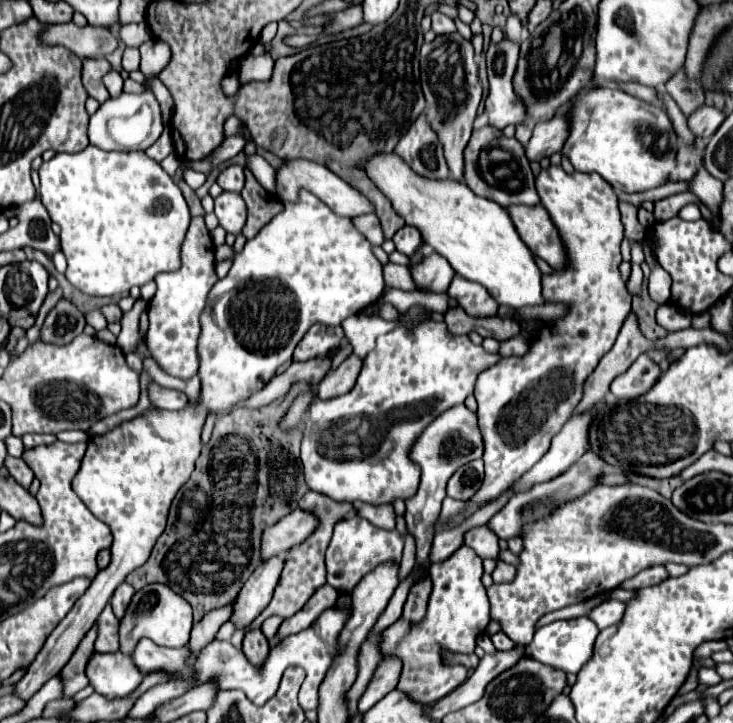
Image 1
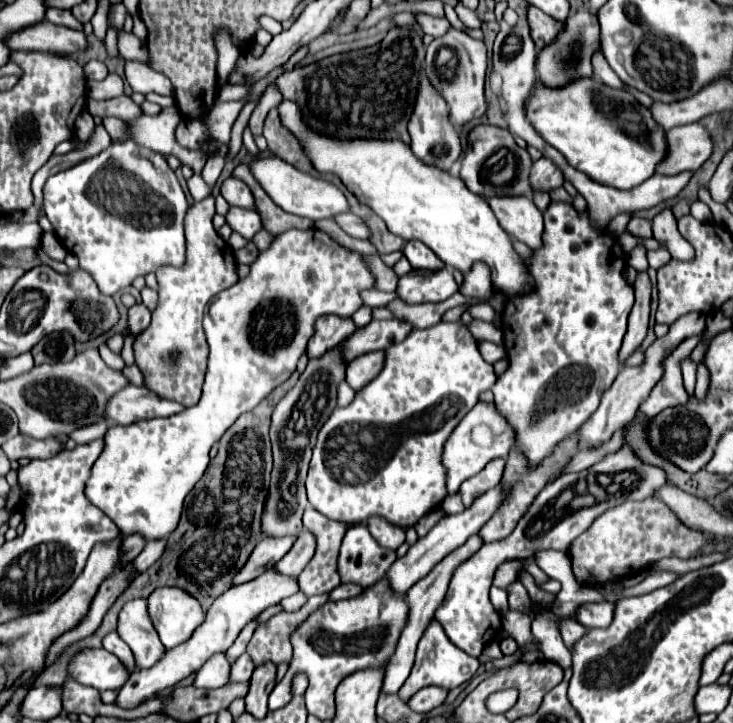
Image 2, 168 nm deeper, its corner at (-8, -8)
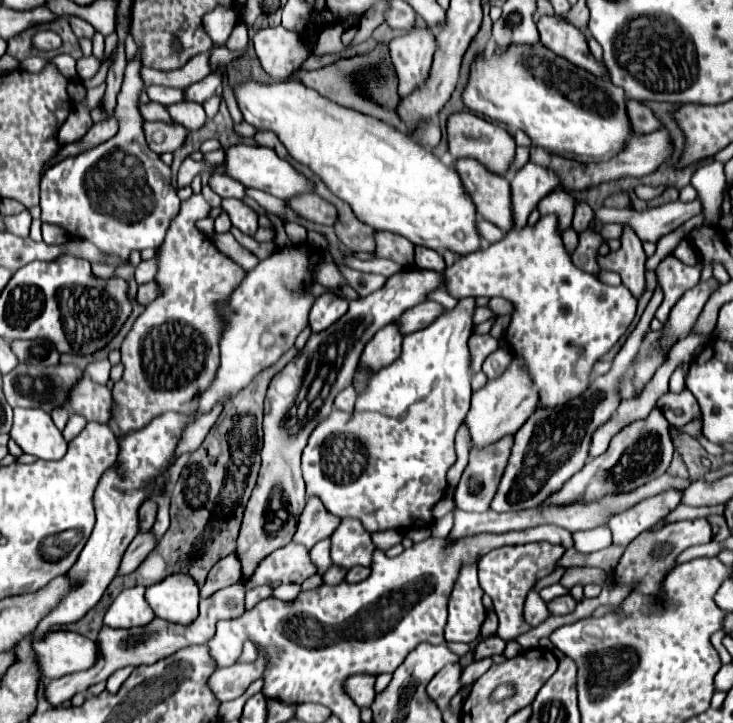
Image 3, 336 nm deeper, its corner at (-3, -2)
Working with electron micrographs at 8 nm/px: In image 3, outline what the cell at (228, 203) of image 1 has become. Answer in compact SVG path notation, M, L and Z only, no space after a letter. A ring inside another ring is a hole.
M236 198L222 200L222 208L228 212L232 226L236 226L240 232L248 236L254 236L254 232L258 230L258 212L254 208Z

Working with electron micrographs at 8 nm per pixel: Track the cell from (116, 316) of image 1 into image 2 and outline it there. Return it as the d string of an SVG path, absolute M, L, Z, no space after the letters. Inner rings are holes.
M135 304L129 308L129 330L131 334L143 332L151 322L151 312L147 310L145 304Z

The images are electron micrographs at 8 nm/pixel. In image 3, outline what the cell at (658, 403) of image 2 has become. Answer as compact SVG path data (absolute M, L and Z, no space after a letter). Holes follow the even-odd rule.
M684 388L682 392L674 394L674 392L666 392L664 396L658 398L656 406L662 410L664 418L672 424L682 428L684 424L688 424L694 416L700 414L700 406L696 402L696 398Z

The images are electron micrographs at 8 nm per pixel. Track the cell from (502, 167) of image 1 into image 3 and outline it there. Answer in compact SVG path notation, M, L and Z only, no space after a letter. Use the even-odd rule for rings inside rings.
M460 112L448 118L448 146L454 160L472 158L480 162L488 172L498 174L498 176L506 176L510 172L514 164L514 154L516 154L516 142L504 128L472 112Z

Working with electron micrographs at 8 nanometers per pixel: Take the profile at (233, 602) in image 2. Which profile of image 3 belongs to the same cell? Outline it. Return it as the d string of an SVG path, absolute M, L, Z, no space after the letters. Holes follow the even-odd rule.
M294 542L274 550L266 556L252 576L246 578L246 590L256 586L278 588L280 584L302 584L306 578L314 574L314 564L310 562L308 550Z

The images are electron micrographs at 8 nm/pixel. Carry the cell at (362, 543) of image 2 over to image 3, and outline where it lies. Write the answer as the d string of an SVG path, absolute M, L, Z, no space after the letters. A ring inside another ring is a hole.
M344 518L332 534L332 562L346 570L354 566L372 566L372 554L376 546L370 540L370 532L362 522Z

